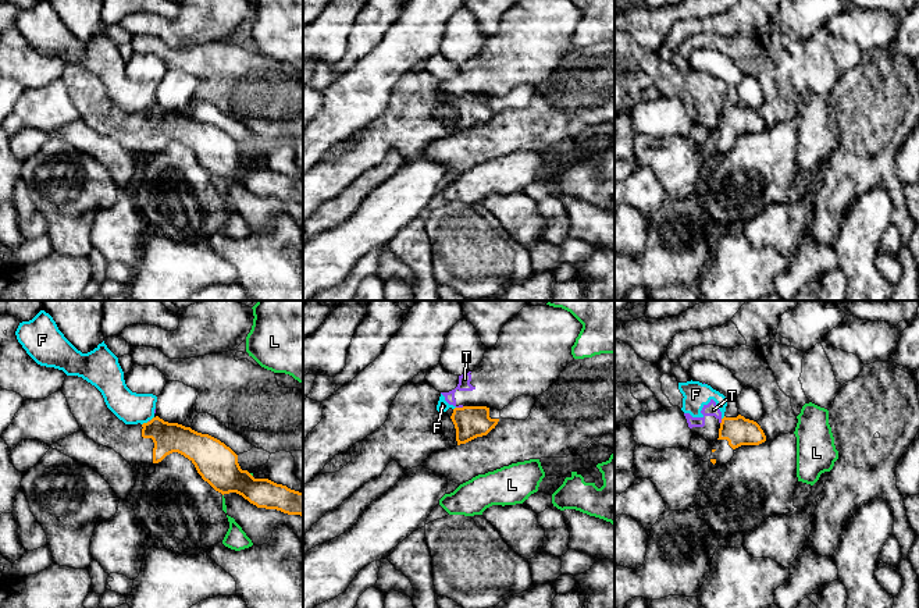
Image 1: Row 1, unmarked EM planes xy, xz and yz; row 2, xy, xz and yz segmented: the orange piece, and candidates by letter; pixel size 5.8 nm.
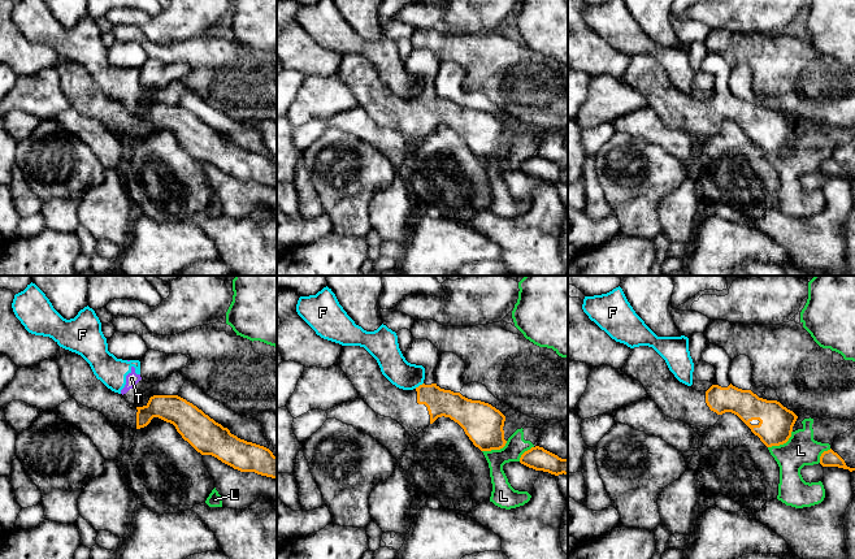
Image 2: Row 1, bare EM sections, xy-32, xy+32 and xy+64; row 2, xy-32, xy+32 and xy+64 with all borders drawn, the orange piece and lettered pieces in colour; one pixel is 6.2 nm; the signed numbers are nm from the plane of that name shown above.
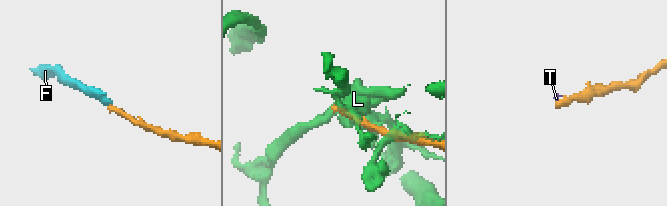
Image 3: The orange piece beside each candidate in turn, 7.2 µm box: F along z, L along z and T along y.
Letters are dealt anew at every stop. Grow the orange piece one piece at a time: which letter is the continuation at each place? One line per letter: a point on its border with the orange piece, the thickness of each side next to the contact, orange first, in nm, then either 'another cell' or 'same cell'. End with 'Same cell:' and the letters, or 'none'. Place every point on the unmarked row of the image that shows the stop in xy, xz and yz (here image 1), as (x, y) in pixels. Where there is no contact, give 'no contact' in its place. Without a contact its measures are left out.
F: xy (145, 112) | 180/180 nm | another cell
L: xy (250, 163) | 240/20 nm | another cell
T: xz (459, 96) | 190/70 nm | another cell
Same cell: none

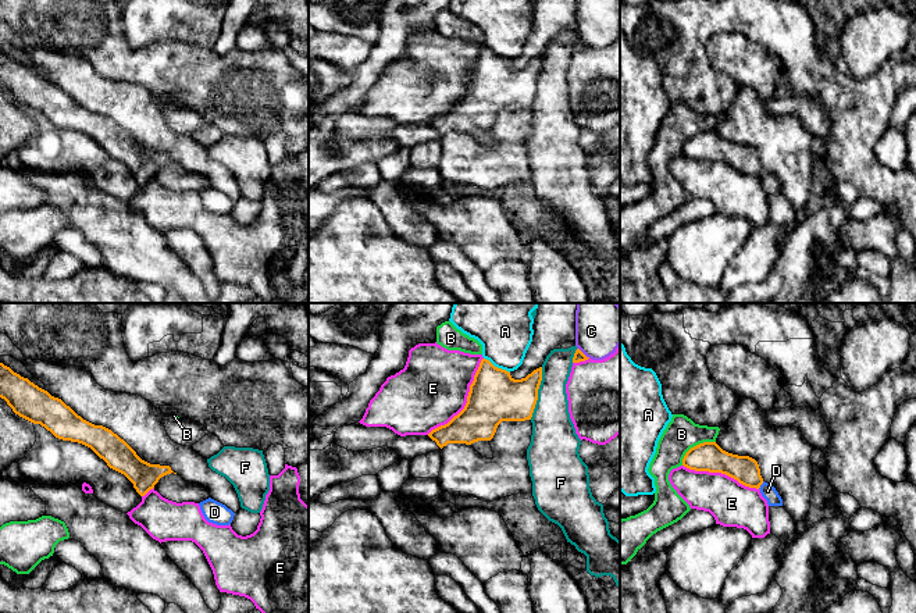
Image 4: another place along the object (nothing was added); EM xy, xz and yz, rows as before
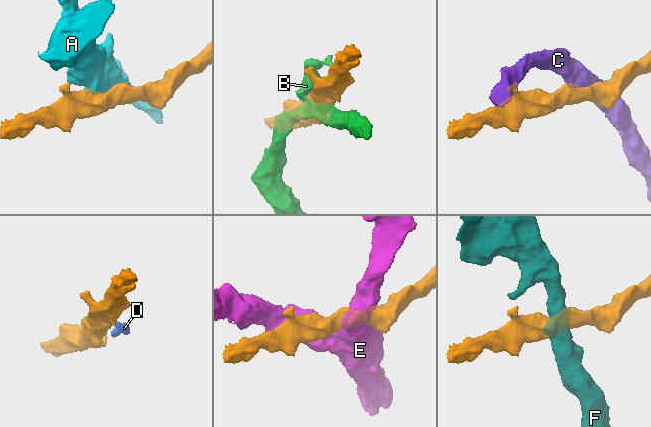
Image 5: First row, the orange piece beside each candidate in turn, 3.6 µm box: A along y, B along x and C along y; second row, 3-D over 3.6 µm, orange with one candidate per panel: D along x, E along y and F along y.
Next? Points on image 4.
A: xz (496, 56) | 300/280 nm | another cell
B: yz (694, 135) | 170/200 nm | another cell
C: xz (583, 42) | 60/280 nm | another cell
D: yz (761, 173) | 160/90 nm | same cell
E: xz (467, 89) | 300/400 nm | another cell
F: xz (537, 82) | 300/240 nm | another cell
Same cell: D

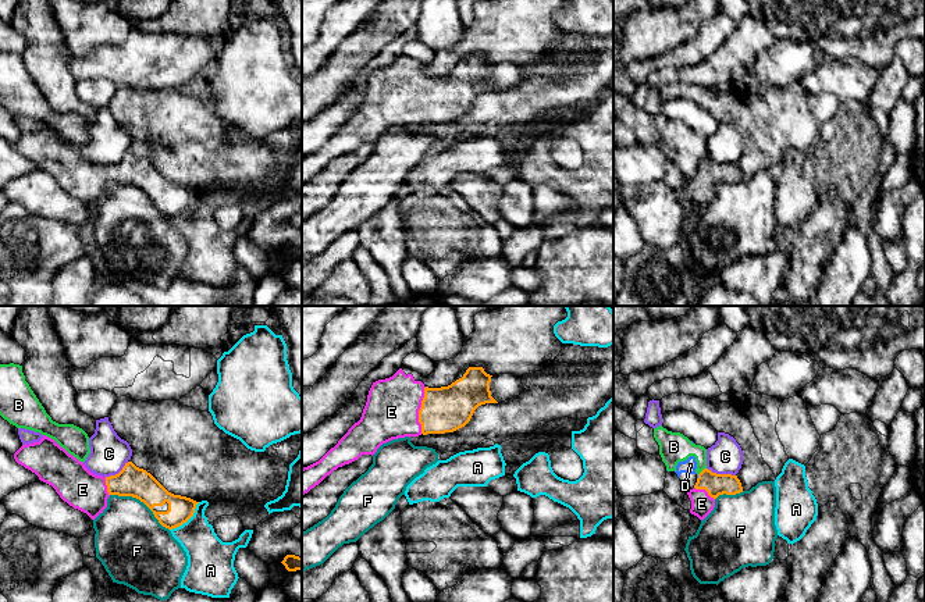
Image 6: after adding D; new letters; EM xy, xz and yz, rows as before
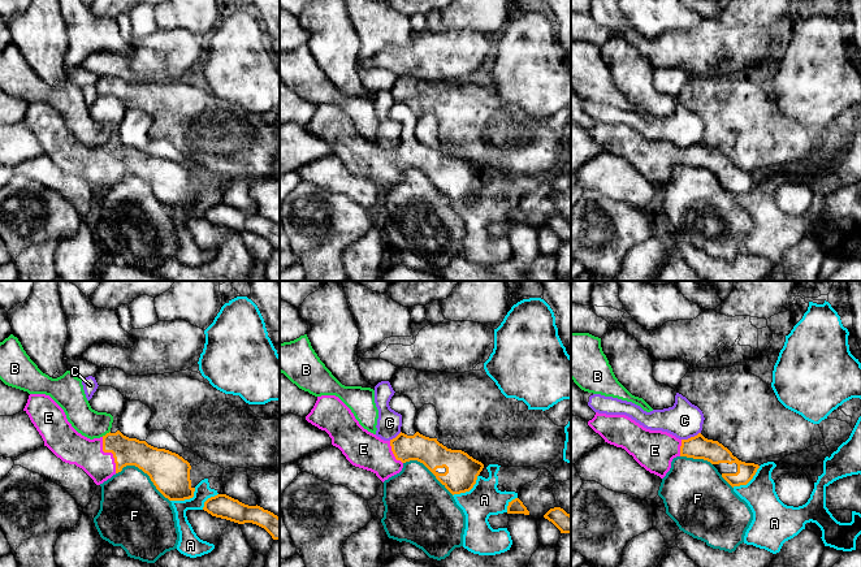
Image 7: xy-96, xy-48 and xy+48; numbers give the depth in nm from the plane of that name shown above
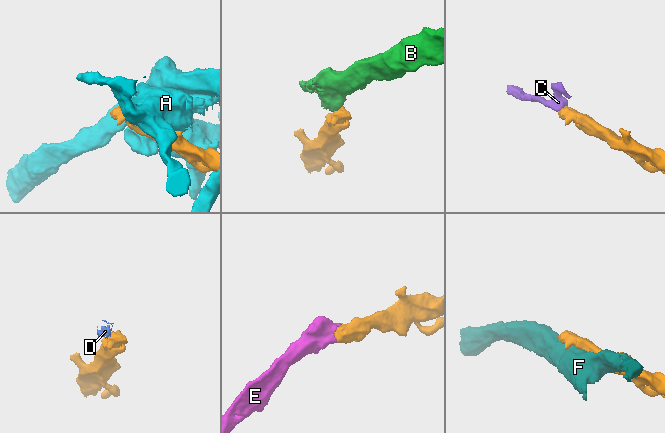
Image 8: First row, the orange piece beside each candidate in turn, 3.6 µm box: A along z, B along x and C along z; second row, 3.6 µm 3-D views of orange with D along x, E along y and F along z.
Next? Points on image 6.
A: xy (187, 209) | 150/240 nm | another cell
B: yz (701, 160) | 130/180 nm | another cell
C: yz (721, 163) | 130/190 nm | another cell
D: yz (698, 166) | 130/80 nm | another cell
E: xz (419, 99) | 260/320 nm | same cell
F: xy (141, 189) | 180/400 nm | another cell
Same cell: E

